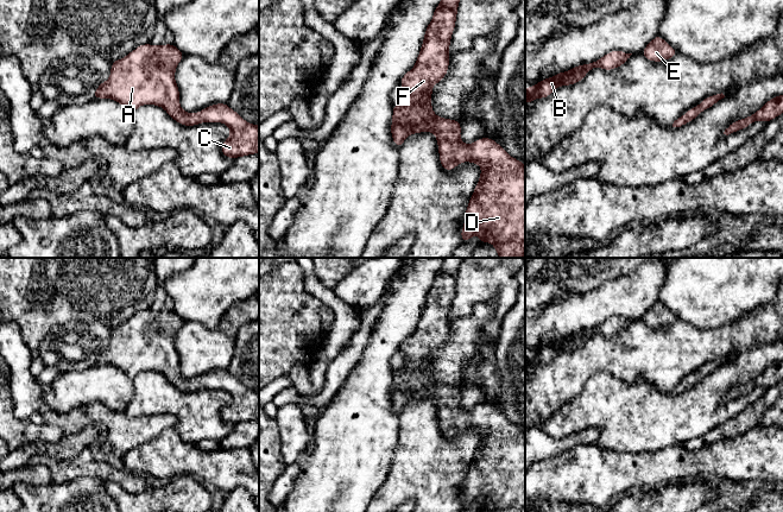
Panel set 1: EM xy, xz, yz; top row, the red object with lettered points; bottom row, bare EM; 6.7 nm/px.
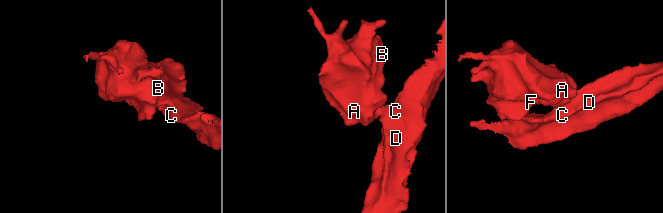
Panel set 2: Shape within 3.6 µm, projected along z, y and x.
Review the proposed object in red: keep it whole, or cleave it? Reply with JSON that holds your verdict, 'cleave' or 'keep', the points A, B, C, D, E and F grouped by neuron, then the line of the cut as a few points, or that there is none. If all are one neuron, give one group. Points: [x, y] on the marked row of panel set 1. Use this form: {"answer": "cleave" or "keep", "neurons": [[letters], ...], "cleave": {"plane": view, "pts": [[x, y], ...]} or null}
{"answer": "keep", "neurons": [["A", "B", "C", "D", "E", "F"]], "cleave": null}

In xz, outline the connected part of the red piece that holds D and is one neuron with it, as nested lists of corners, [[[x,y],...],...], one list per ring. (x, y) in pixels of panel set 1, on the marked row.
[[[441,0],[425,32],[415,67],[409,70],[399,84],[404,88],[404,101],[393,105],[391,135],[400,148],[408,135],[434,132],[438,145],[440,163],[452,171],[463,160],[481,166],[481,175],[469,198],[461,242],[479,234],[481,242],[491,242],[499,258],[525,258],[525,165],[511,157],[503,146],[491,138],[480,138],[466,145],[461,141],[461,122],[437,116],[432,112],[432,86],[443,80],[449,68],[449,45],[455,29],[460,0]]]

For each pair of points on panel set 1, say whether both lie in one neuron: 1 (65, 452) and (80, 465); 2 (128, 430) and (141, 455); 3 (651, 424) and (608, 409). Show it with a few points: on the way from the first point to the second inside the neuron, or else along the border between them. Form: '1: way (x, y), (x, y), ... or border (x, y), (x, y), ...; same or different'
1: border (79, 456), (56, 461); different
2: border (162, 431), (153, 438), (132, 447), (122, 457); different
3: way (641, 418), (630, 417), (619, 410); same

